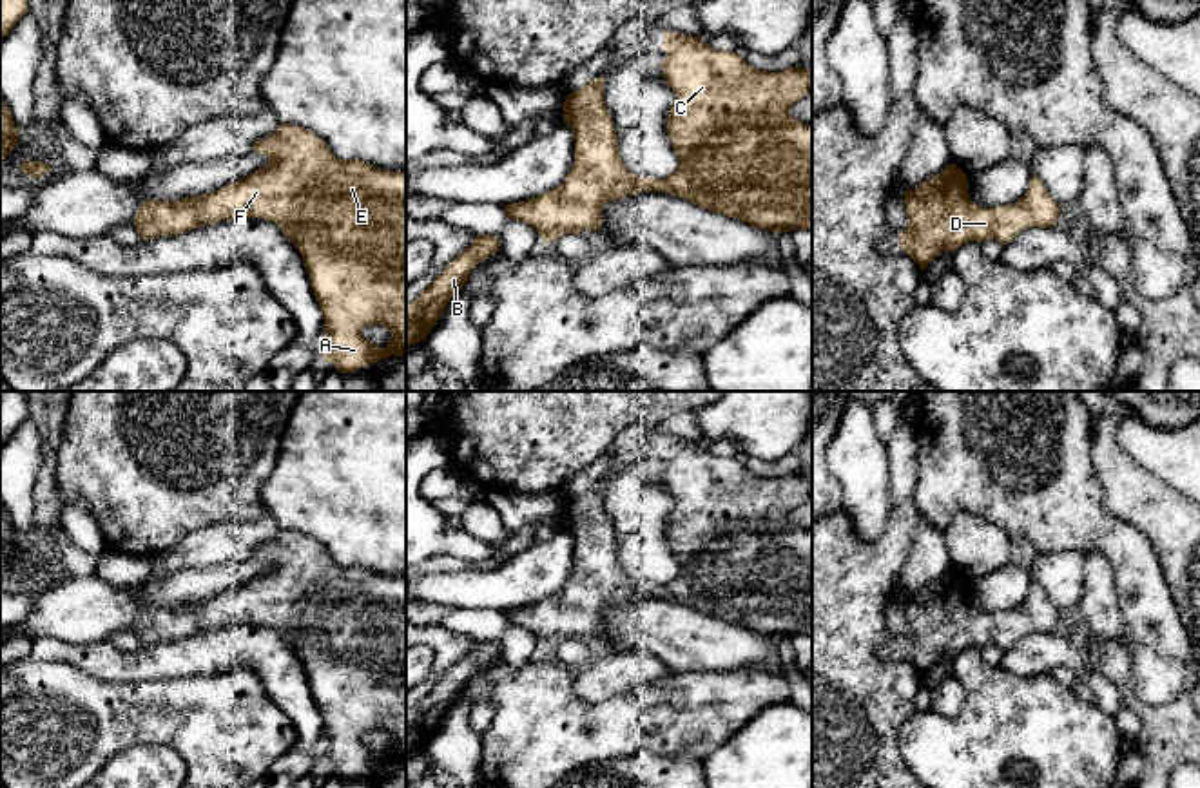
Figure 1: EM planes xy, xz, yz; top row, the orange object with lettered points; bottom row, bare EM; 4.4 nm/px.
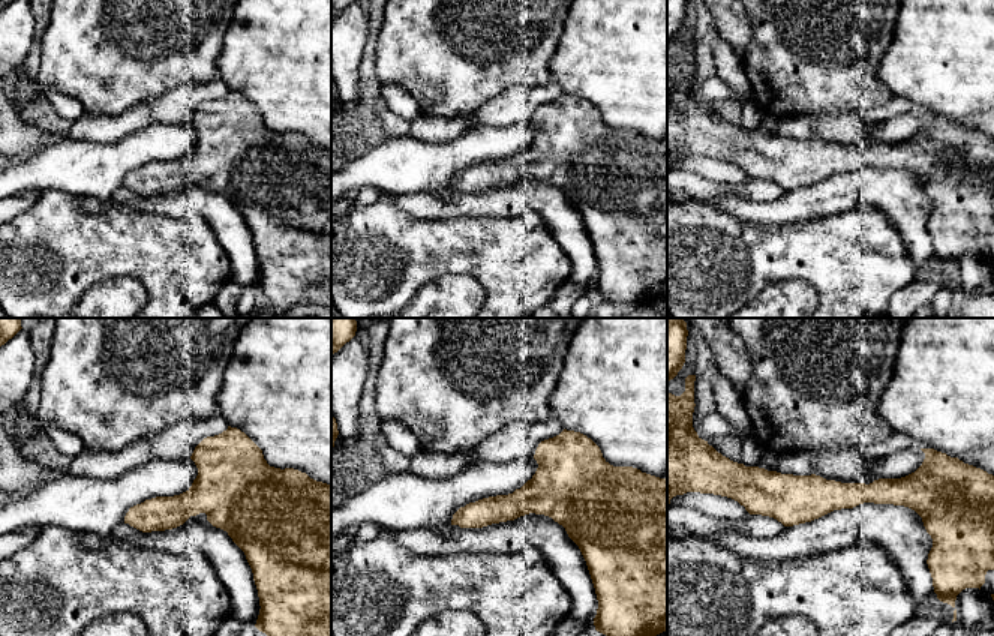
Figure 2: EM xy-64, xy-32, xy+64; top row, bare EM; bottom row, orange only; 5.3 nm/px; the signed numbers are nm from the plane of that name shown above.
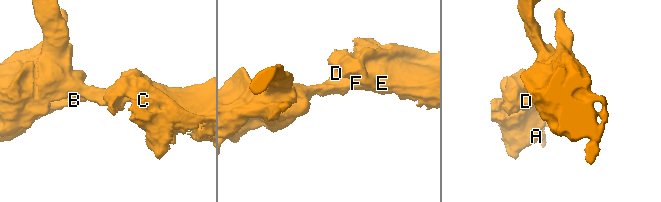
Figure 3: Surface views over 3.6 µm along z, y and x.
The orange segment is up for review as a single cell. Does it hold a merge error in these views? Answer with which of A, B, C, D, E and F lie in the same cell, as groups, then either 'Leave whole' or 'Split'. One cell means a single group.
Groups: A B C D E F. Leave whole

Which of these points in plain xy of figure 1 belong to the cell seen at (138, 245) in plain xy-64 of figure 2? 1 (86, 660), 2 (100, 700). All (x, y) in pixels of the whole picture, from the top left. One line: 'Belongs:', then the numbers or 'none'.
Belongs: 2

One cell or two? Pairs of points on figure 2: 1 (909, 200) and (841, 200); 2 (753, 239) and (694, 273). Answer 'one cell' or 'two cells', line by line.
1: one cell
2: one cell

